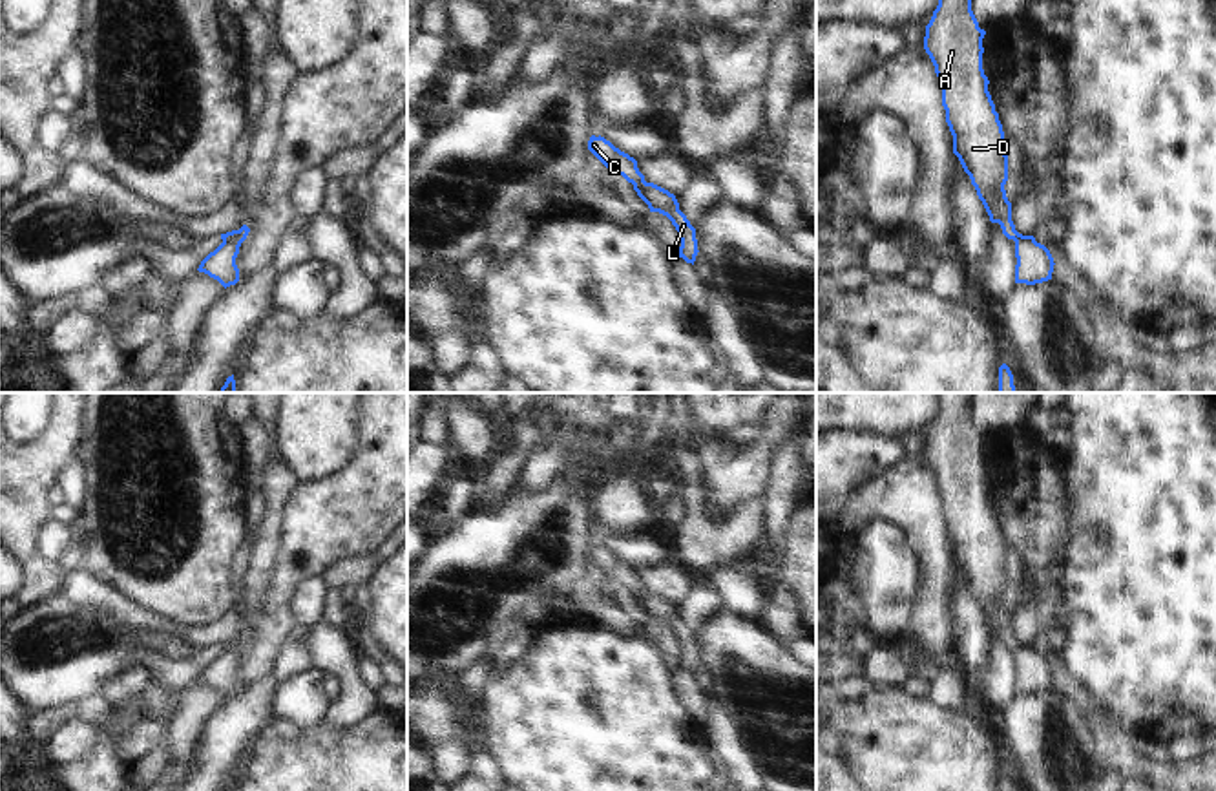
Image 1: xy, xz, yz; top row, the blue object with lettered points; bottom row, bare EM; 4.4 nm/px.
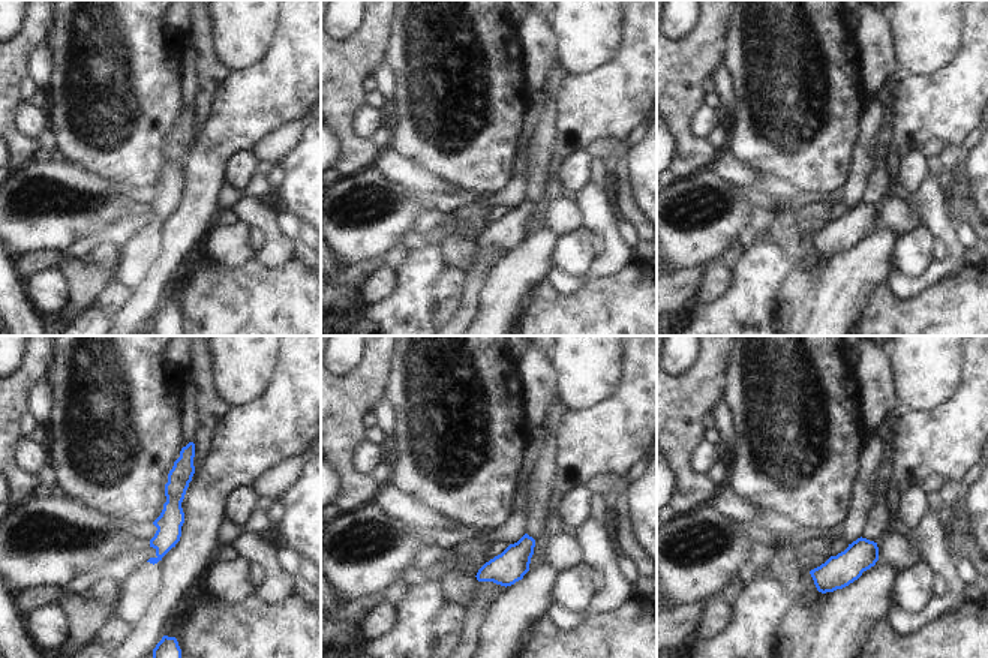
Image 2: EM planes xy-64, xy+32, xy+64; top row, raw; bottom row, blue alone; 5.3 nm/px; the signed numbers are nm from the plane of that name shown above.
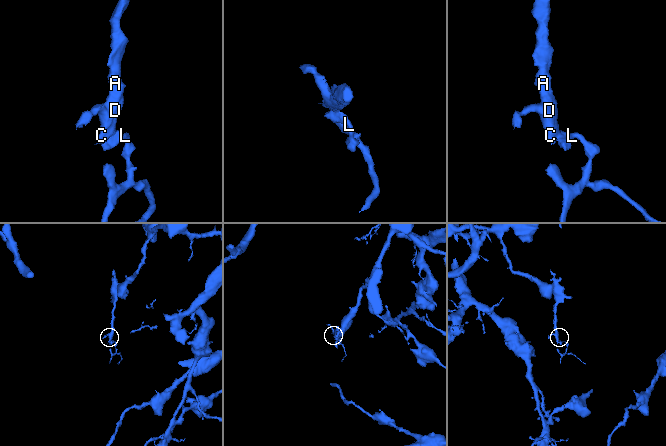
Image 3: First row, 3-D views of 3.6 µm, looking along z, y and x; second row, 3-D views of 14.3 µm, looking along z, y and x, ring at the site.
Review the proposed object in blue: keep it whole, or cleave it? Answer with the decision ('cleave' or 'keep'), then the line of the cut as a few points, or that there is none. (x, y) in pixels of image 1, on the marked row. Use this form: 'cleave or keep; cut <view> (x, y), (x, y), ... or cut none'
cleave; cut xz (645, 181), (634, 187)

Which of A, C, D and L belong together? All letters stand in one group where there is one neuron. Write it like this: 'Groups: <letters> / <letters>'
Groups: A C D / L.

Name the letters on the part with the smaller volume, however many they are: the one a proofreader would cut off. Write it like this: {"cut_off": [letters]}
{"cut_off": ["L"]}

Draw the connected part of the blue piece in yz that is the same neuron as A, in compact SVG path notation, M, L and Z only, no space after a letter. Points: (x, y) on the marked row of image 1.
M938 0L926 26L924 49L942 90L953 153L970 175L990 221L999 223L1002 234L1015 241L1019 232L1004 190L1004 132L982 69L984 35L971 11L971 0Z

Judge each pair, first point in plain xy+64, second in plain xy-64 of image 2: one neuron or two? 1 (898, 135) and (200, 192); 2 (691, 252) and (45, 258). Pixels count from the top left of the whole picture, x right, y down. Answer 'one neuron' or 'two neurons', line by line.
1: one neuron
2: two neurons

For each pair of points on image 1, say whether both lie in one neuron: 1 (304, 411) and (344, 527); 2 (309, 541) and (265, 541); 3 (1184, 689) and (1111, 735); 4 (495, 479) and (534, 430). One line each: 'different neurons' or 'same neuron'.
1: different neurons
2: different neurons
3: different neurons
4: same neuron

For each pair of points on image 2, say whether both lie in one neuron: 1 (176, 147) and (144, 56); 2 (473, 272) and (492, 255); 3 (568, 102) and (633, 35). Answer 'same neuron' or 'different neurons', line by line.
1: different neurons
2: same neuron
3: same neuron

